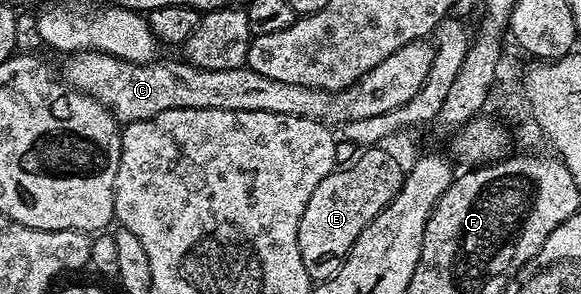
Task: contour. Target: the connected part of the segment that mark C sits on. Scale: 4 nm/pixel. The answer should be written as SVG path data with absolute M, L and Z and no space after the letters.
M413 40L401 46L380 62L375 69L371 69L345 90L325 91L313 90L307 86L289 85L286 82L274 81L261 73L255 73L248 67L239 69L203 69L194 67L188 61L175 63L169 59L151 63L128 63L119 57L111 57L107 53L98 51L74 51L68 56L65 63L64 82L75 91L90 95L98 99L122 124L134 123L155 117L167 109L235 109L239 112L275 112L287 113L288 116L299 116L304 119L315 119L331 125L340 125L347 120L363 120L365 117L382 116L393 109L401 108L407 101L415 97L427 79L431 61L434 60L434 46L426 40Z

